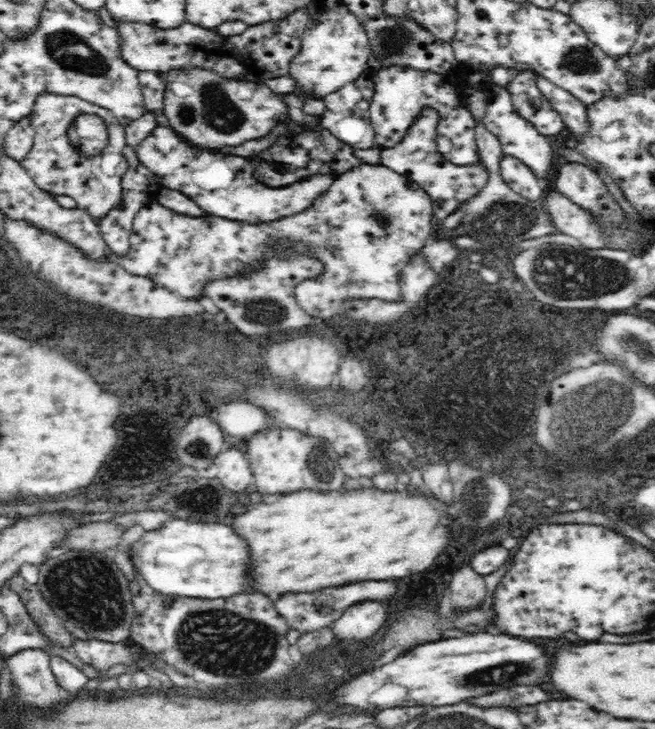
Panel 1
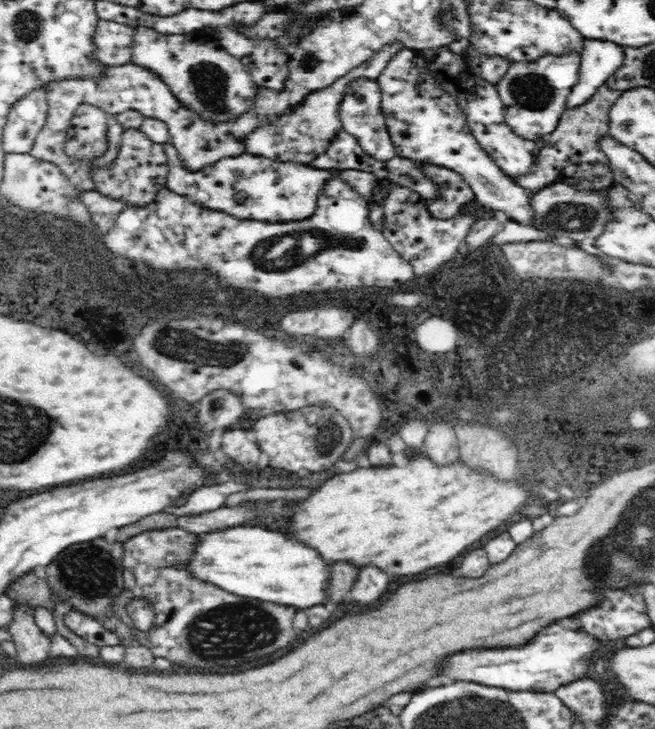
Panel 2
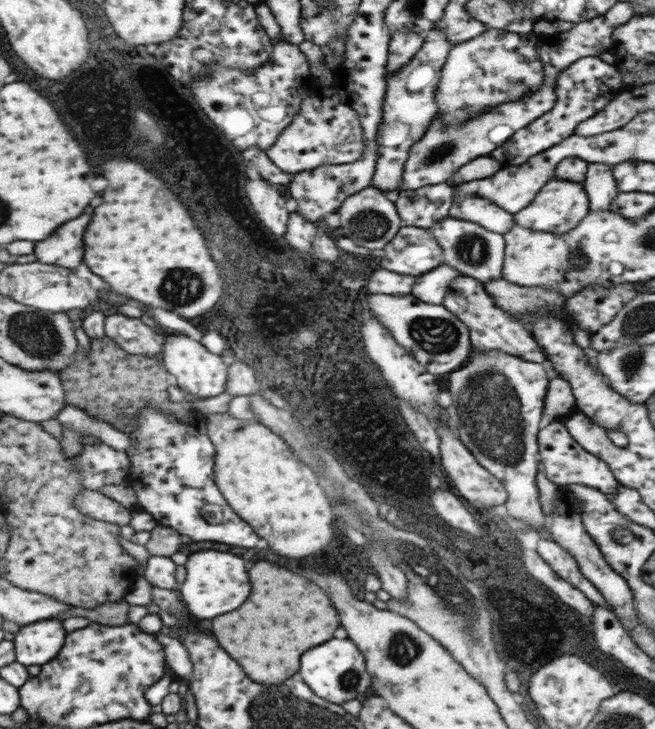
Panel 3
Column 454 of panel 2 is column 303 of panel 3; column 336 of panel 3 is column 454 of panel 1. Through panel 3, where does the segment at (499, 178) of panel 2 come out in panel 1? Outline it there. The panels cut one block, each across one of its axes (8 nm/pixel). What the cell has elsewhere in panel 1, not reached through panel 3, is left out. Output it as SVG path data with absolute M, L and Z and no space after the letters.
M390 66L386 70L382 68L376 70L372 78L376 82L376 94L370 104L370 118L376 130L378 148L396 148L404 140L408 130L414 126L418 116L424 112L424 108L428 108L438 114L436 142L438 142L438 152L444 156L444 160L458 164L462 168L482 164L482 158L478 154L478 144L474 140L476 120L470 114L470 110L464 106L464 96L456 92L456 86L448 76L422 72L410 66Z

